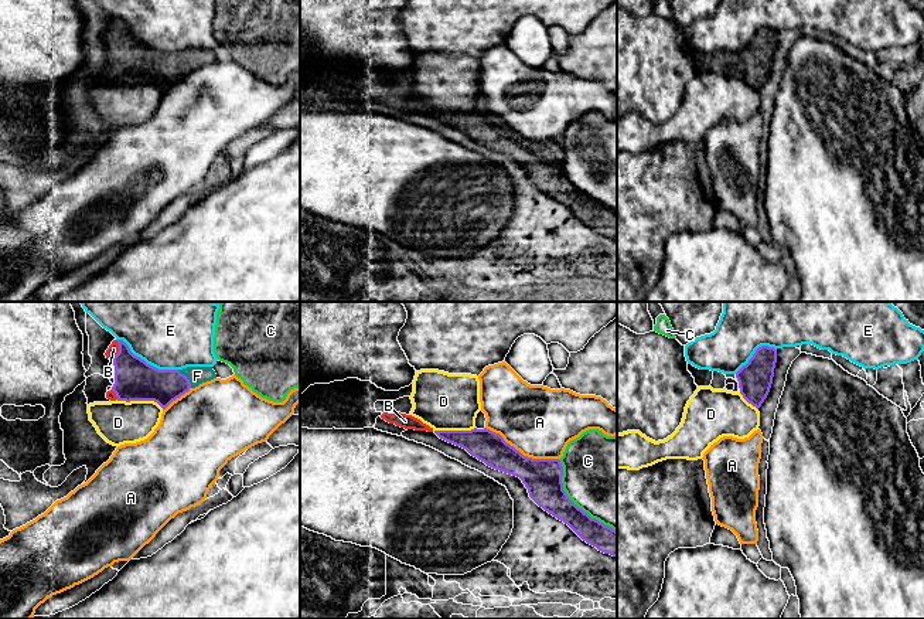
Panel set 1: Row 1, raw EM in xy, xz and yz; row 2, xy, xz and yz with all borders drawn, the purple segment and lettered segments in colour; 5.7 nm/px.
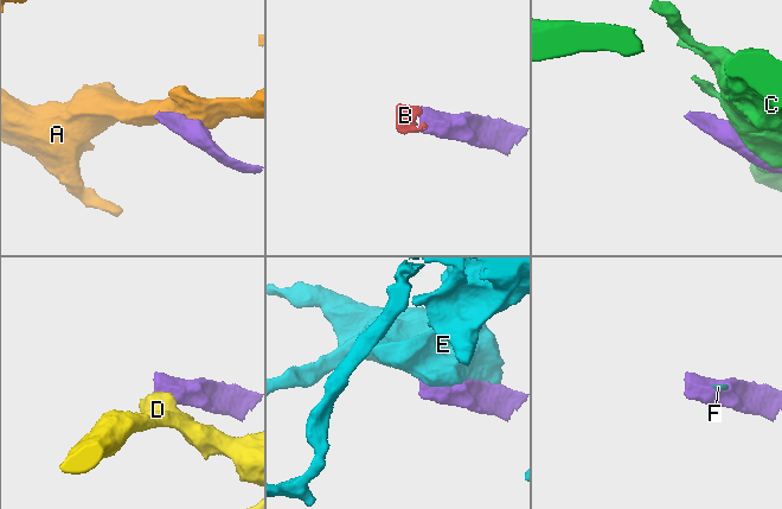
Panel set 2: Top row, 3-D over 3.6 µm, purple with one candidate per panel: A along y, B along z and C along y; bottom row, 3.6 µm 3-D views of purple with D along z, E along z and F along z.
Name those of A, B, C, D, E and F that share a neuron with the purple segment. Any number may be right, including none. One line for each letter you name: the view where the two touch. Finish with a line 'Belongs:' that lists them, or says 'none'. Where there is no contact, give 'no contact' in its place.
B: contact in xy
F: contact in xy
Belongs: B, F

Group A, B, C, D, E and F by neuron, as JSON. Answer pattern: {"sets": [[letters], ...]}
{"sets": [["A"], ["B", "F"], ["C"], ["D"], ["E"]]}

